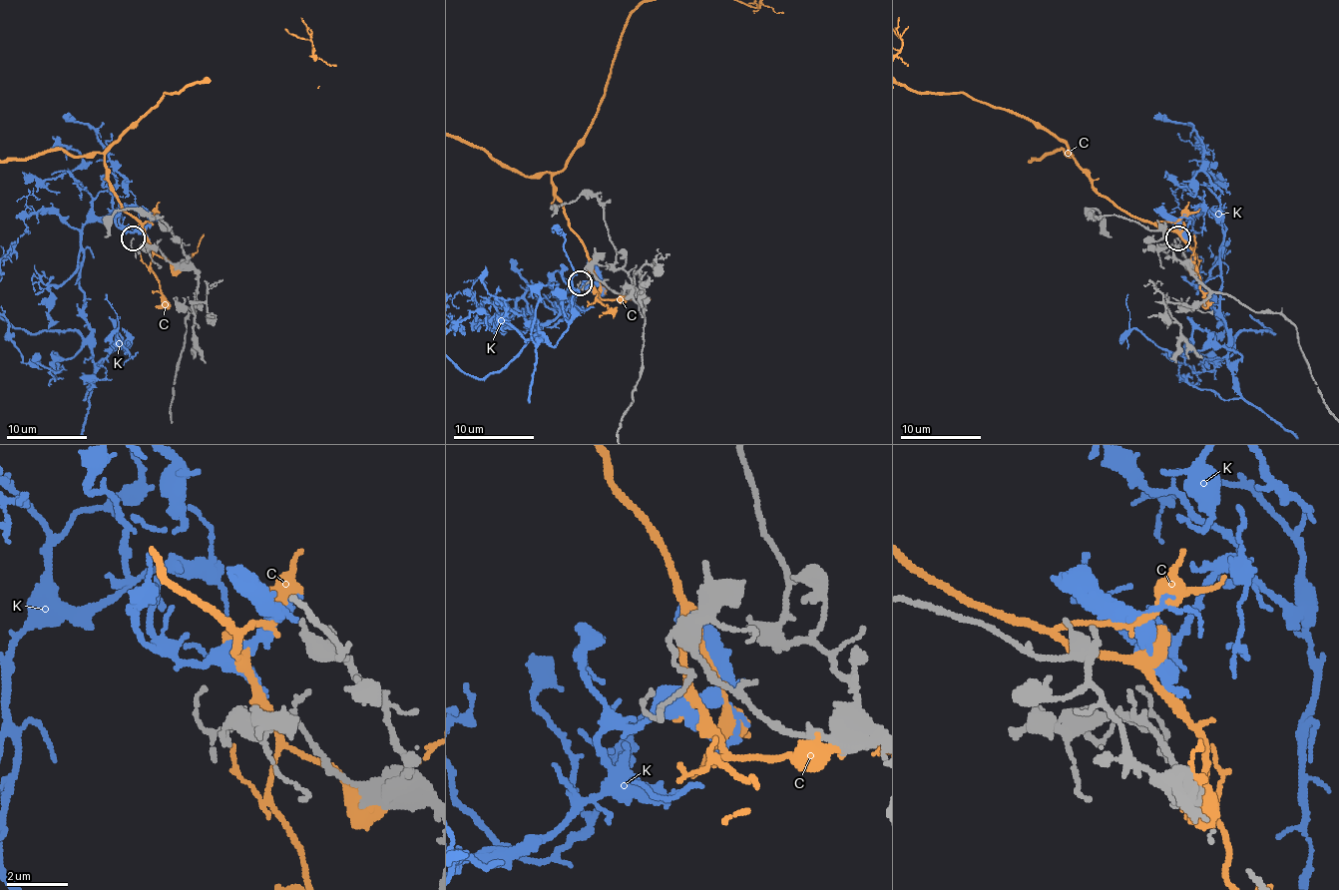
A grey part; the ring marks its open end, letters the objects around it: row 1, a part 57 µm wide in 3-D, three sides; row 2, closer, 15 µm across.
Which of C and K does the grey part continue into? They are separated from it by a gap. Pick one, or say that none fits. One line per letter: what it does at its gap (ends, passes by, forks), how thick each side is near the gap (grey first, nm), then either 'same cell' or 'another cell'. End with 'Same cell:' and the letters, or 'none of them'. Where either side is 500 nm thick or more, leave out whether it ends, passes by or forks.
C: it forks | 140/440 nm | another cell
K: it forks | 140/340 nm | same cell
Same cell: K

